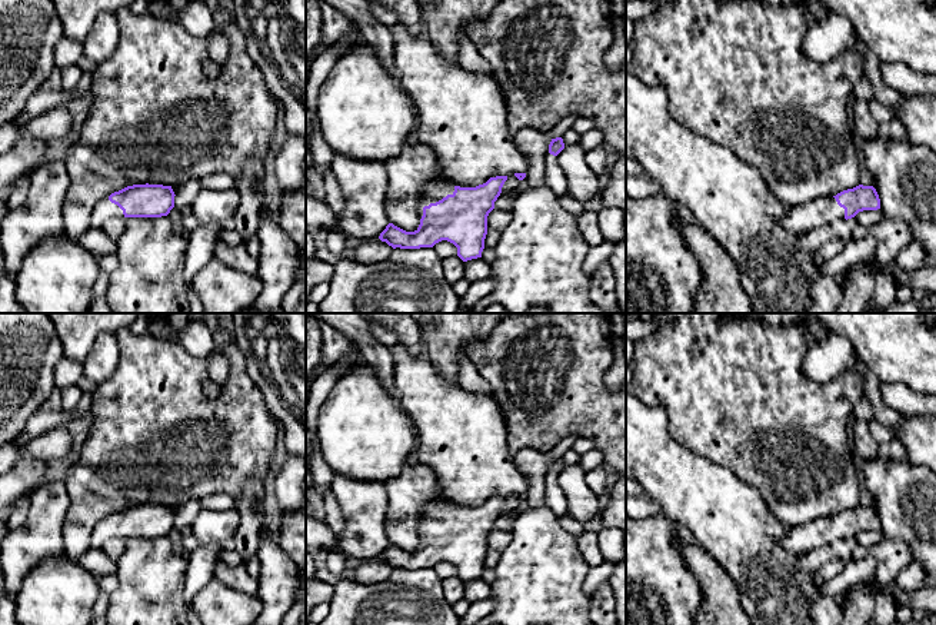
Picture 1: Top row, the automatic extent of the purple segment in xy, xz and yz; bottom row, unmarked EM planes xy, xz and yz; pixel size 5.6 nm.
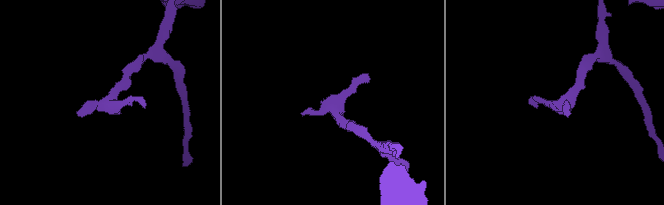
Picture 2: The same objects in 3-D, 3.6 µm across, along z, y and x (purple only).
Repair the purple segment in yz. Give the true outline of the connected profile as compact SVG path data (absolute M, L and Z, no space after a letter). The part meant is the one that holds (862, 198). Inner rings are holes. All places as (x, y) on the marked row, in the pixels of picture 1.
M859 184L833 196L840 207L845 209L845 219L855 217L863 210L880 209L880 199L873 186Z

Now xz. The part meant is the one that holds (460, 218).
M496 176L476 187L454 186L454 192L452 195L423 207L420 225L414 232L406 232L393 223L389 223L380 233L379 239L393 249L433 247L436 243L447 240L457 247L457 256L463 262L482 257L487 235L487 216L494 209L494 202L500 196L506 180L507 176Z

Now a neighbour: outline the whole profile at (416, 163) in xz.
M406 137L400 153L387 160L387 190L384 209L389 222L394 226L414 232L420 225L419 202L420 187L440 177L449 180L436 153L424 143Z

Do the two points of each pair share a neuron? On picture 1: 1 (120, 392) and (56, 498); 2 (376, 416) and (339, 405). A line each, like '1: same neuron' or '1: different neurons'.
1: different neurons
2: same neuron

